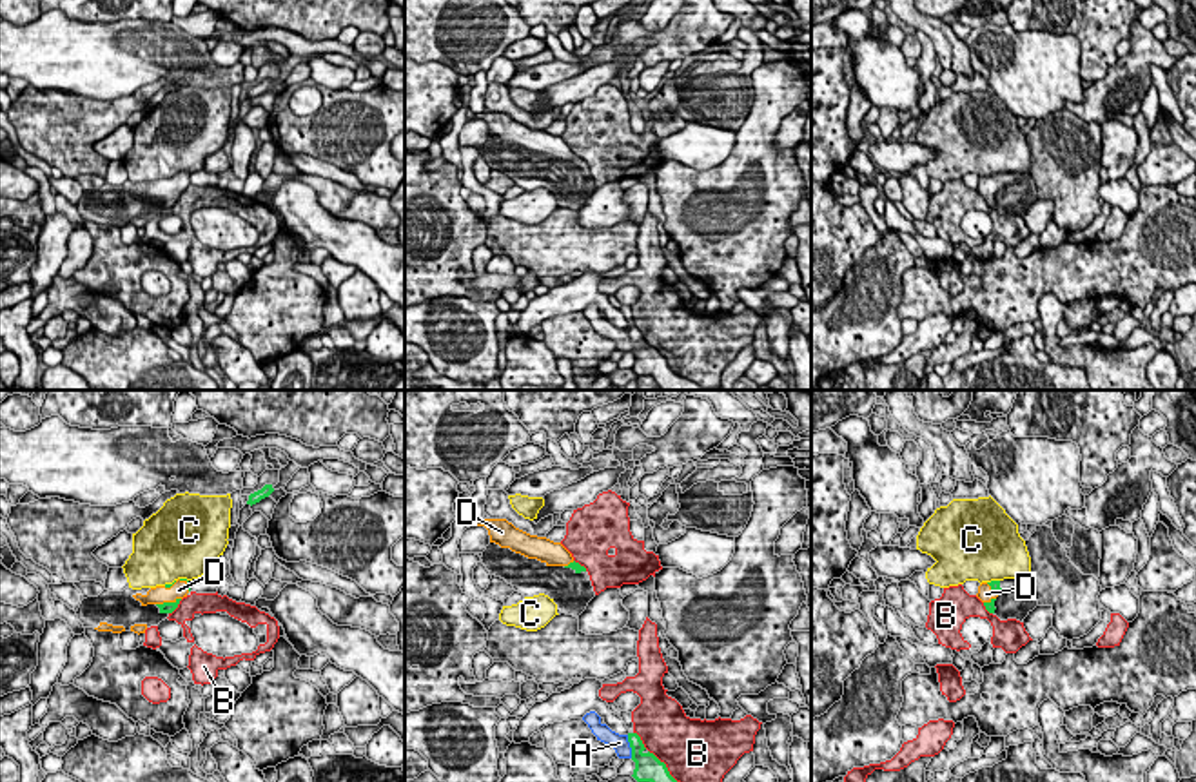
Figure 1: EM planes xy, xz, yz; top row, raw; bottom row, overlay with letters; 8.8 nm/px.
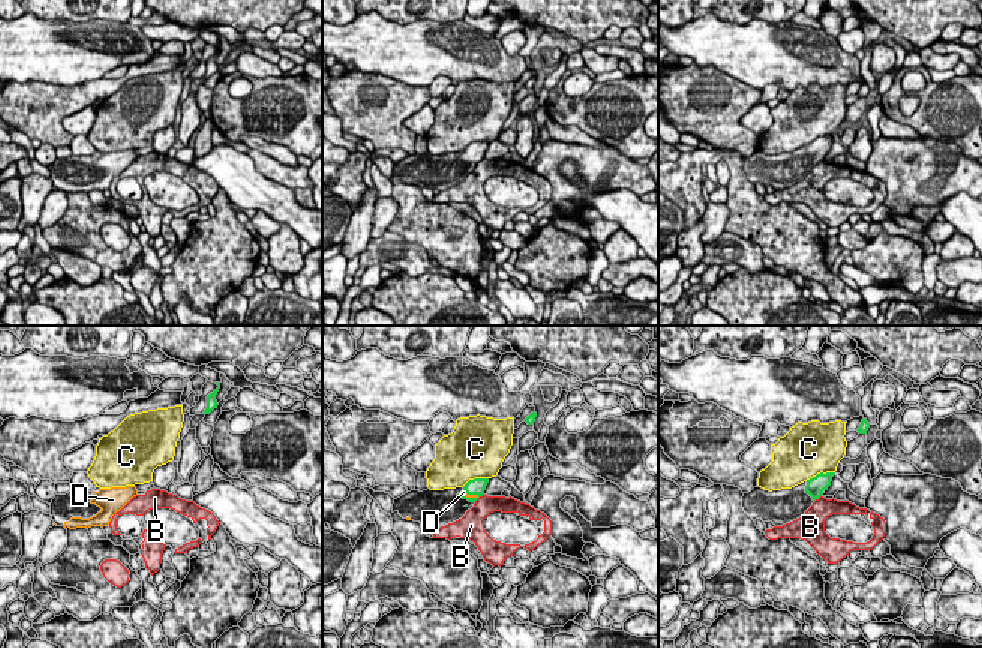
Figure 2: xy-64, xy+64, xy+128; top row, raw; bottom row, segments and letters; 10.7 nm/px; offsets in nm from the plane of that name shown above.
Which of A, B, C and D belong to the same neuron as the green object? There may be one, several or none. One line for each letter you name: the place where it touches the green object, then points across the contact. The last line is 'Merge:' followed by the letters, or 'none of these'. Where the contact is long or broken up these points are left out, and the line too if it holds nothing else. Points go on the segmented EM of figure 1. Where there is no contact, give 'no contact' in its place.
D: meets green in xy at (167, 603); runs through xy (167, 606), (167, 603), (178, 590)
Merge: D

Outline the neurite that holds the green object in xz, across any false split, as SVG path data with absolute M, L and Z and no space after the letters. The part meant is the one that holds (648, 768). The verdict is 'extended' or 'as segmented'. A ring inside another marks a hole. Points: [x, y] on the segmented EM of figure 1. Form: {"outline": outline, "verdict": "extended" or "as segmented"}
{"outline": "M628 733L628 742L632 748L632 760L635 762L633 778L637 782L677 782L664 762L661 762L653 753L646 753L644 744L637 733Z", "verdict": "as segmented"}

